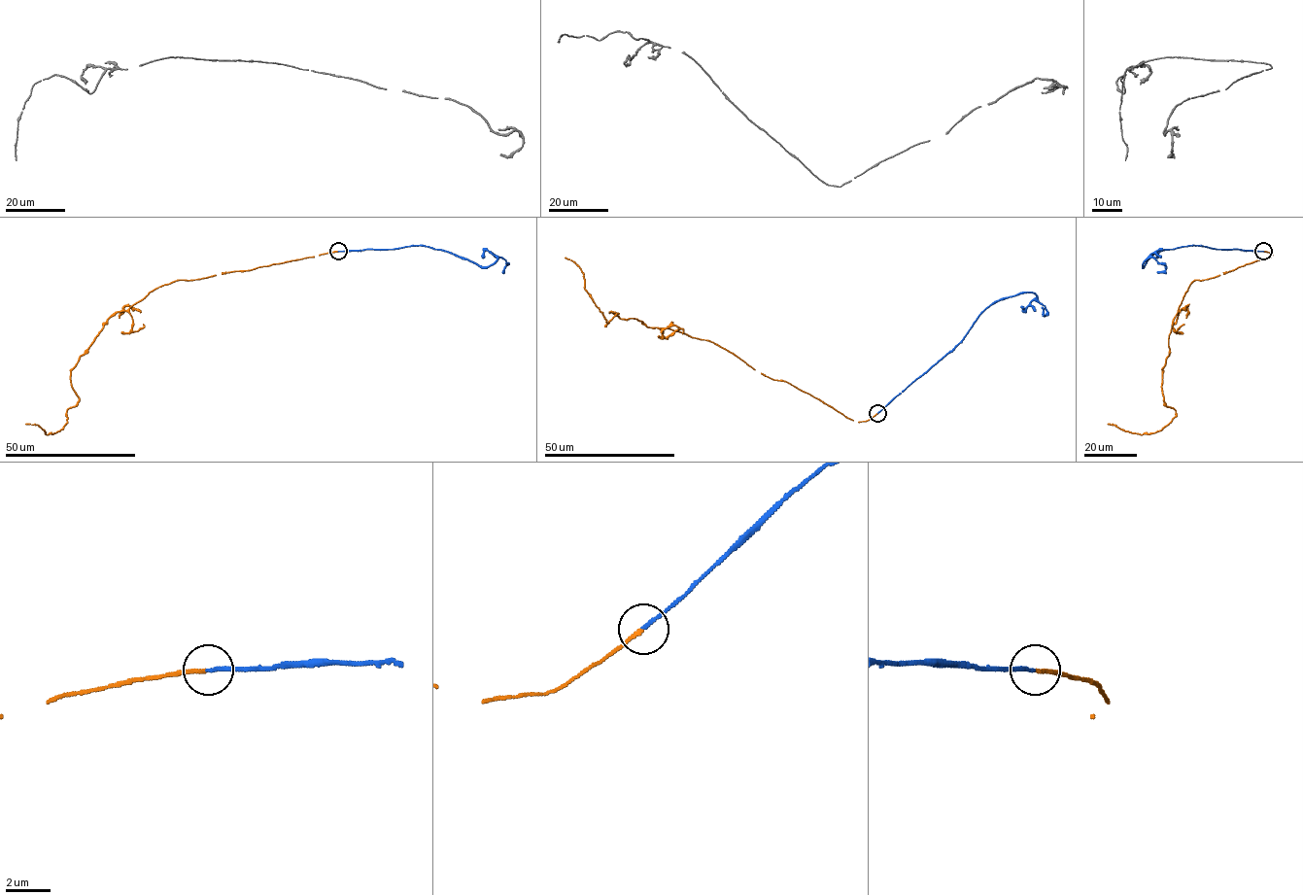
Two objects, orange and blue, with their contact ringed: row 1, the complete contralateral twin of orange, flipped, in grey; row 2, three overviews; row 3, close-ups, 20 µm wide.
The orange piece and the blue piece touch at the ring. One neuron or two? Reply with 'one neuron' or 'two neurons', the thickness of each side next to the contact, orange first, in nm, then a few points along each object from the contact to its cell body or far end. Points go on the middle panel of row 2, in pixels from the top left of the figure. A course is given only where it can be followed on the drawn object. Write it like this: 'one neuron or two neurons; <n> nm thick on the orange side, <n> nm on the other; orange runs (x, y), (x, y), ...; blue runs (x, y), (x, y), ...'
one neuron; 150 nm thick on the orange side, 140 nm on the other; orange runs (877, 413), (849, 419), (707, 340), (610, 311), (618, 313), (605, 325), (580, 268), (565, 258); blue runs (877, 413), (951, 350), (985, 309), (999, 300), (1021, 292), (1033, 292), (1045, 308), (1045, 315), (1042, 306)

